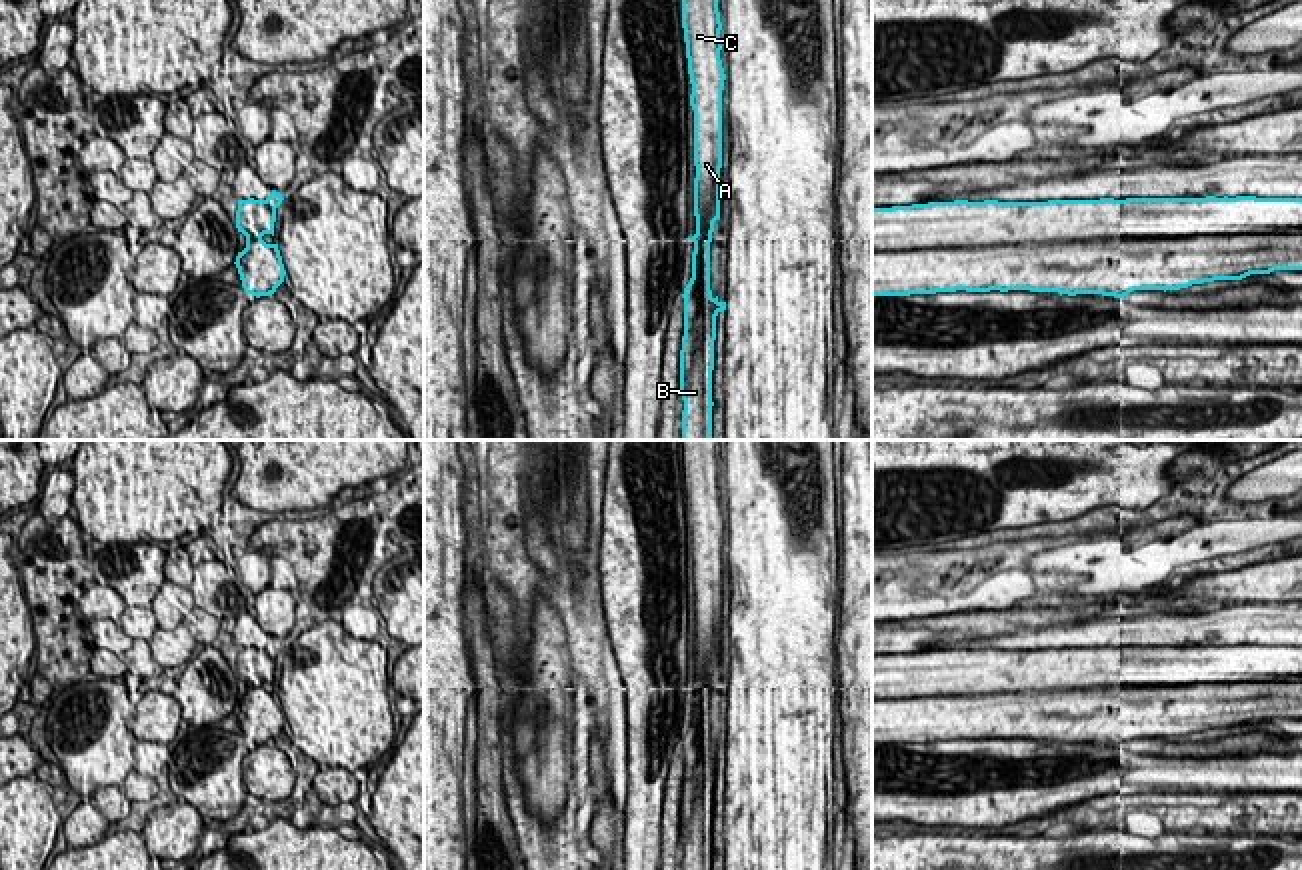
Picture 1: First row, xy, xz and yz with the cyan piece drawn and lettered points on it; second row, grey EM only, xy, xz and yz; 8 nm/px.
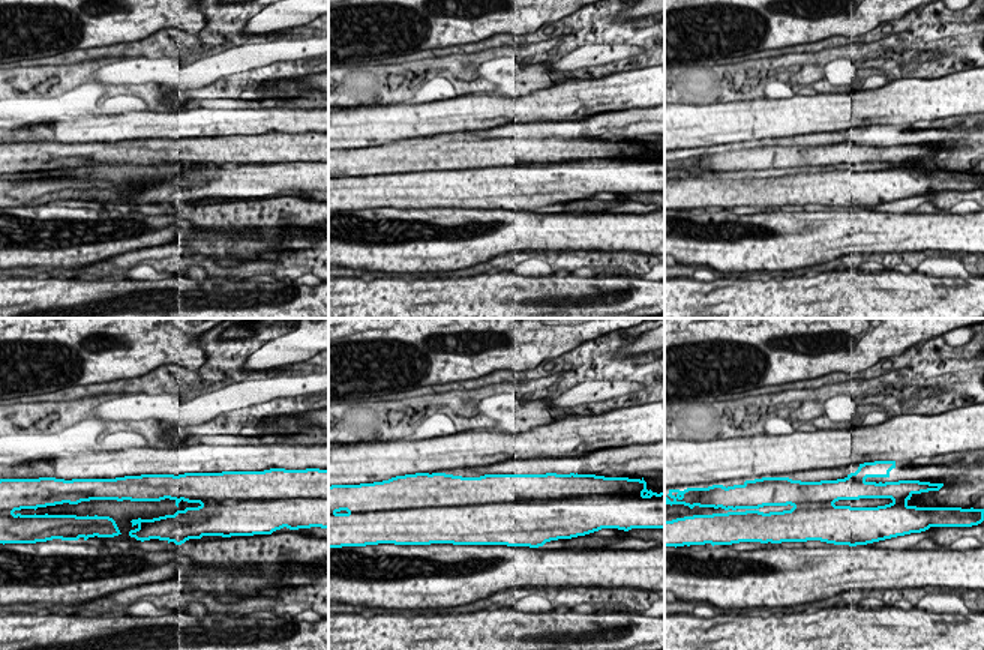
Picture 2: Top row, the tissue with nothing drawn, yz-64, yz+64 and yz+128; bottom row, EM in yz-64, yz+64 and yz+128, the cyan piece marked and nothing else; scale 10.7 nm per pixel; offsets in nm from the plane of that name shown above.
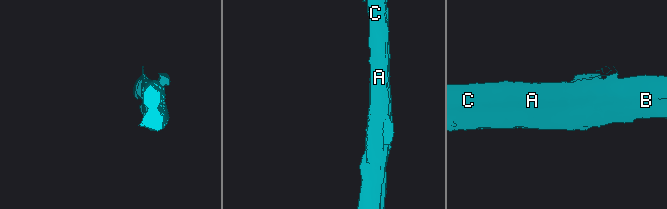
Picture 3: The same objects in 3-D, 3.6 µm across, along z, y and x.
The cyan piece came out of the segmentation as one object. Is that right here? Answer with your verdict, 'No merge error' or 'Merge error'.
Merge error

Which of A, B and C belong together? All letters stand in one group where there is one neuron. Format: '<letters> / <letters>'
A C / B

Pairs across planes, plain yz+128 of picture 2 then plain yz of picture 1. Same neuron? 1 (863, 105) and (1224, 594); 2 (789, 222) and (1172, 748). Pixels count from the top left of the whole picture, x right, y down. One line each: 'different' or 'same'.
1: same
2: different

